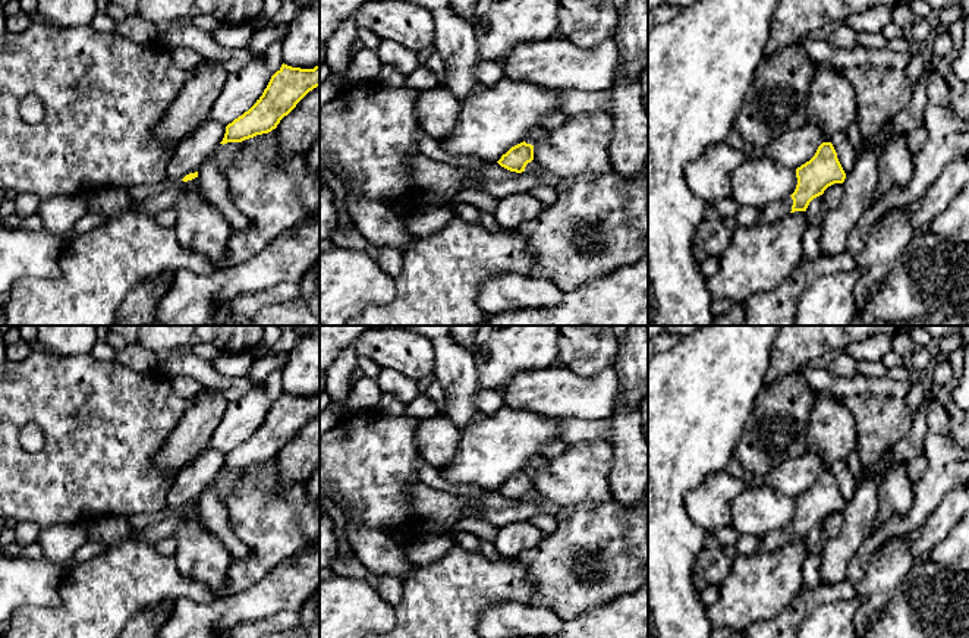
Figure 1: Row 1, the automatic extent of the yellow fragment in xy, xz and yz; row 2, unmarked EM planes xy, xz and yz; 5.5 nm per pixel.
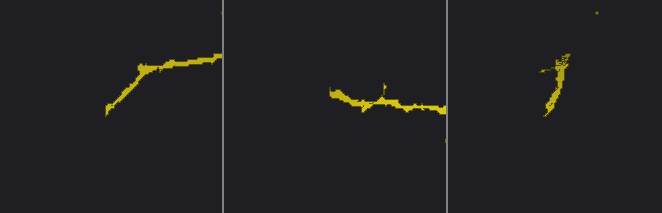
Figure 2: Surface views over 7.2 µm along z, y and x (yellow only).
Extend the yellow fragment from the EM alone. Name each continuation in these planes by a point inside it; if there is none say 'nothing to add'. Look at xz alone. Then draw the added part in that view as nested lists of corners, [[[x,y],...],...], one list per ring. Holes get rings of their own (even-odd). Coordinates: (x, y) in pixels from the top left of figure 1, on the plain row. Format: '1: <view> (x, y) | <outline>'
1: xz (535, 464) | [[[542,456],[534,458],[534,459],[531,459],[529,463],[525,466],[525,471],[534,474],[534,472],[537,472],[539,468],[545,466],[545,463],[547,463],[547,459],[545,459],[545,458],[542,458]]]

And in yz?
1: yz (780, 537) | [[[792,525],[770,532],[759,544],[758,551],[773,551],[790,543],[793,534]]]

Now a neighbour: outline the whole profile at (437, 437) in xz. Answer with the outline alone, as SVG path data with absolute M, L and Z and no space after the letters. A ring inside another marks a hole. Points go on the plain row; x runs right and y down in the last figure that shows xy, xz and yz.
M441 414L422 418L416 430L419 456L438 471L453 461L459 443L459 428Z

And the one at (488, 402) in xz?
M481 389L475 397L479 412L494 415L501 406L504 399L500 390Z

